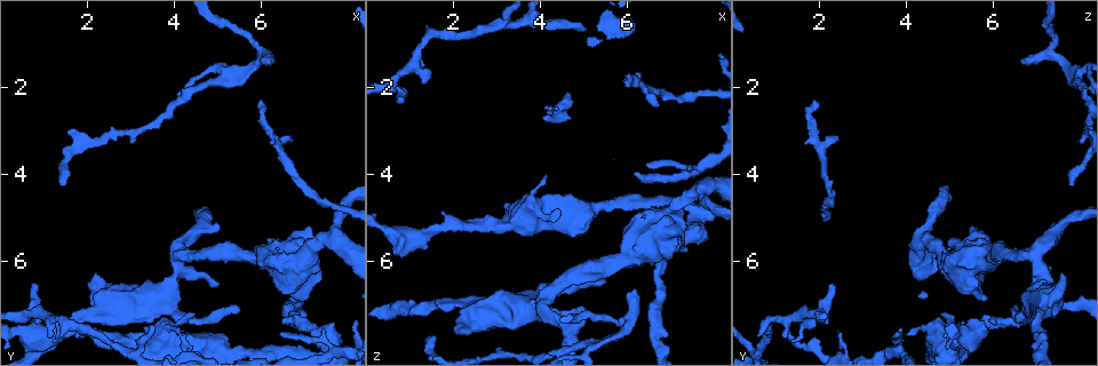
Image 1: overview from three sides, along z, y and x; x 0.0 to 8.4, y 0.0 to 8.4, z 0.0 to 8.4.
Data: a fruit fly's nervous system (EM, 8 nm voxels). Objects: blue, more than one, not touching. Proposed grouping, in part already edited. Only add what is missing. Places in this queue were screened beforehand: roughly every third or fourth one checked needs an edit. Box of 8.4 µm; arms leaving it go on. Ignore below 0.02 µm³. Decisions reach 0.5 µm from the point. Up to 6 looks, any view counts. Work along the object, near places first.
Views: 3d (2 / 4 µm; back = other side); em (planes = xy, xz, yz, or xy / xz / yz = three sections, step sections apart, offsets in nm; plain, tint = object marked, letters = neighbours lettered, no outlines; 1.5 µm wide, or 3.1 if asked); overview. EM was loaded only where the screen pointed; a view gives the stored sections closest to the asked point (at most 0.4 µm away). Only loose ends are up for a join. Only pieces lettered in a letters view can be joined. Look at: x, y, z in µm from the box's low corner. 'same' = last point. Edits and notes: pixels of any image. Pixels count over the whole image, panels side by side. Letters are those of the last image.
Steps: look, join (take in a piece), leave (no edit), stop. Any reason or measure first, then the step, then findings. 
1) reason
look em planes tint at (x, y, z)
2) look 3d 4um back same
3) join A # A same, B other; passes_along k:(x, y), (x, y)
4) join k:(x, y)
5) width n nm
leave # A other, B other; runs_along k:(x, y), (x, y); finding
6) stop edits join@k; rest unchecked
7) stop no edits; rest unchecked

thin end
look em xz step 4 tint at (1.40, 4.25, 7.70)

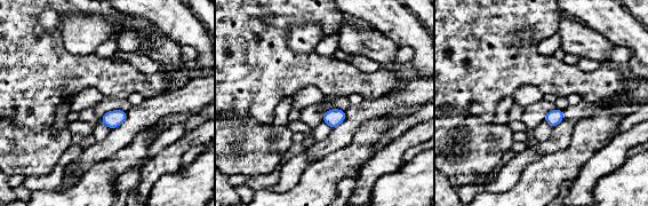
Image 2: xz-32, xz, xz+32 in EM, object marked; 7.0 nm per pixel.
cut it another way
look em xy step 4 letters same

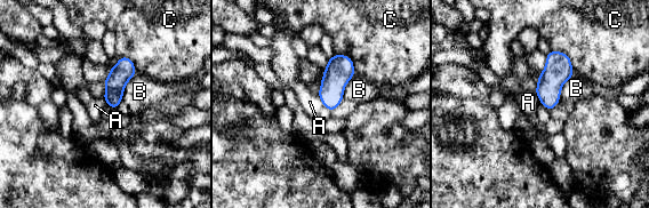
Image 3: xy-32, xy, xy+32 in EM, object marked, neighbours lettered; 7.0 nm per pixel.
width 130 nm
leave # A other, B other, C other; no lettered piece goes on from it

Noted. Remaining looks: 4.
free end
look 3d 2um at (6.20, 1.35, 6.70)

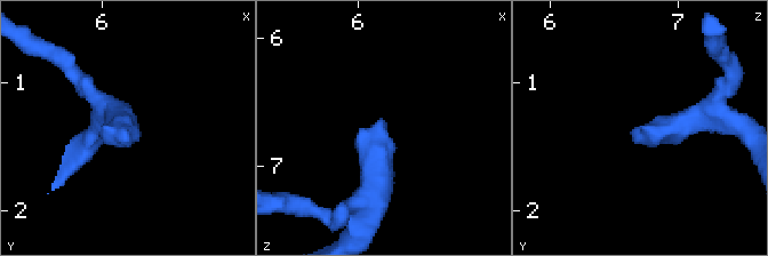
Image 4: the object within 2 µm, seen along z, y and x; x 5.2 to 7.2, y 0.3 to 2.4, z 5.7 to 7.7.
look em planes letters at (6.16, 1.36, 6.66)

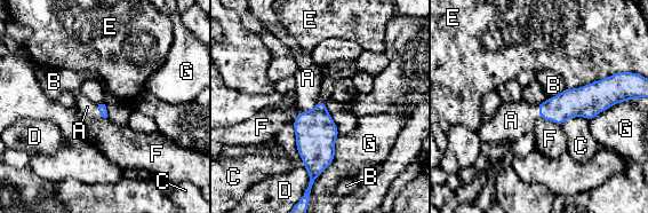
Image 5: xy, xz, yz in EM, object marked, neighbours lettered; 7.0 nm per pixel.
join A # A same, B other, C other, D other, E other, F other, G other; passes_along 5:(316, 132), (313, 109), (308, 78); the neuron continues

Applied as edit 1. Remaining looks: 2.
stop edits join@5; rest unchecked

